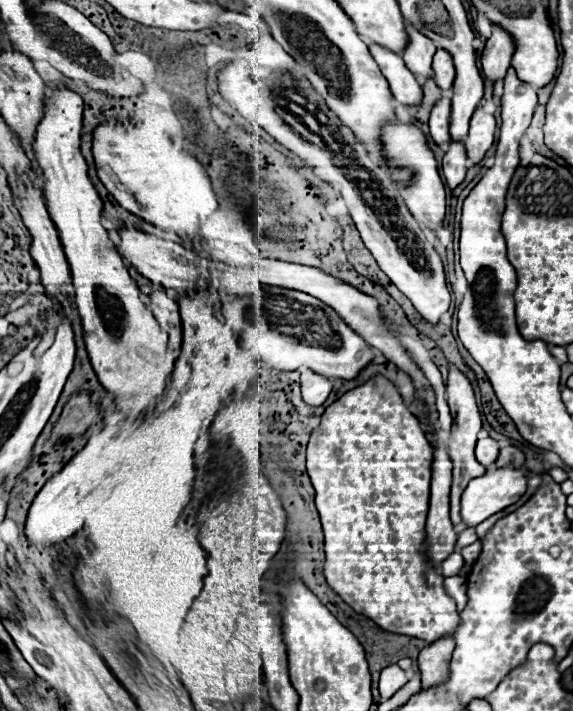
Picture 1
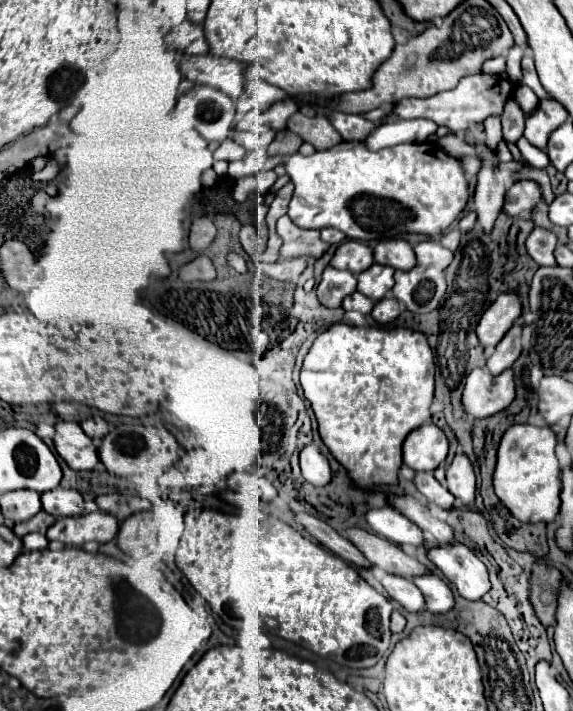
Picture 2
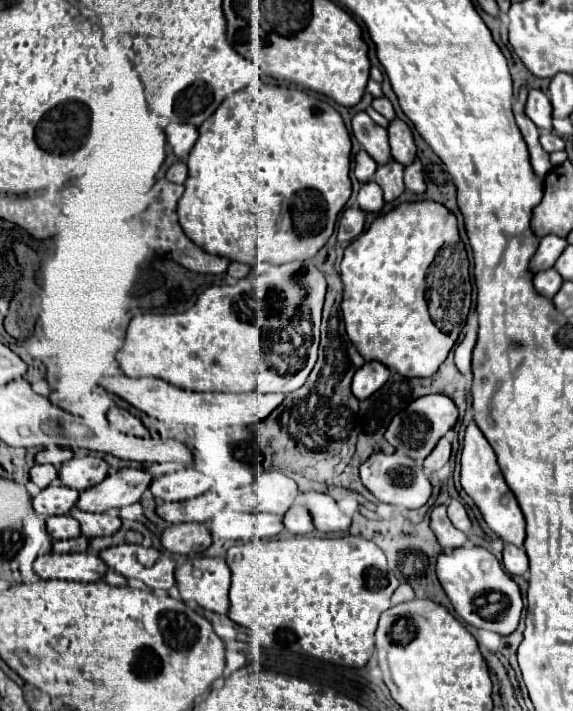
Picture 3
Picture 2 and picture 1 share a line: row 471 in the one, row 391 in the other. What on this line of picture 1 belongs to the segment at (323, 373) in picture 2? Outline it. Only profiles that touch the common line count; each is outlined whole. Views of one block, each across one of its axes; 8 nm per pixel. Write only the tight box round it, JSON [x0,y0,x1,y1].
[308,376,460,644]

